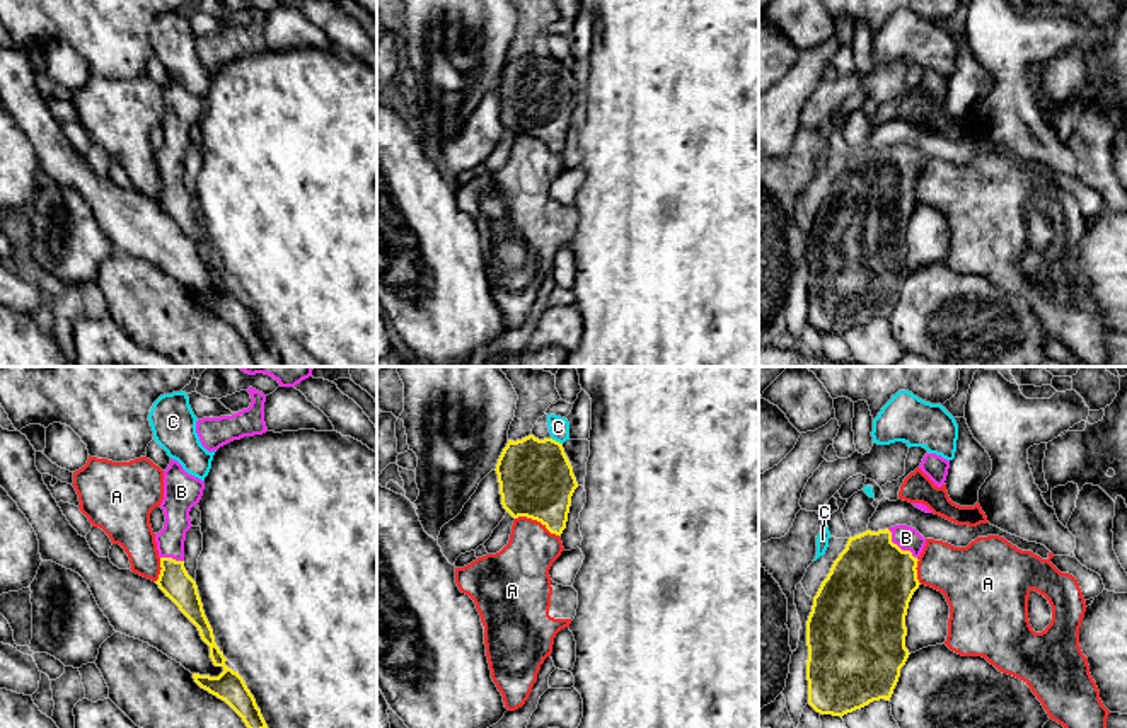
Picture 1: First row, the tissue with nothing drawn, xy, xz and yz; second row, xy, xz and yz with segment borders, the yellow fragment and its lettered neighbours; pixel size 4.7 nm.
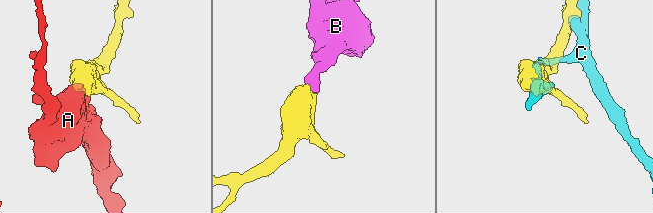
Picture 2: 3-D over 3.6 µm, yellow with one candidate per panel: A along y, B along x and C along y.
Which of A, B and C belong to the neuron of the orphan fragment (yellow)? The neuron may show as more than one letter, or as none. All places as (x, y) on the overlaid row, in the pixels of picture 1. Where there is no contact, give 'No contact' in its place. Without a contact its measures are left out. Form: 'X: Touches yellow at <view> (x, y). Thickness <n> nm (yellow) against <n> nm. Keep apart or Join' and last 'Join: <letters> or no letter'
A: Touches yellow at xz (537, 520). Thickness 360 nm (yellow) against 280 nm. Keep apart
B: Touches yellow at yz (897, 546). Thickness 400 nm (yellow) against 110 nm. Join
C: Touches yellow at xz (554, 440). Thickness 360 nm (yellow) against 100 nm. Keep apart
Join: B

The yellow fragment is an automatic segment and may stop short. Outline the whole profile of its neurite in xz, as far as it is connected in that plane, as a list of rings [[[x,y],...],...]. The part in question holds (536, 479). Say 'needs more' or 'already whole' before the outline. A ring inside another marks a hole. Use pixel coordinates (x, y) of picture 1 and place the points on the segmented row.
already whole | [[[529,435],[508,440],[496,474],[503,508],[513,517],[540,522],[551,534],[566,529],[571,496],[578,488],[563,443]]]

